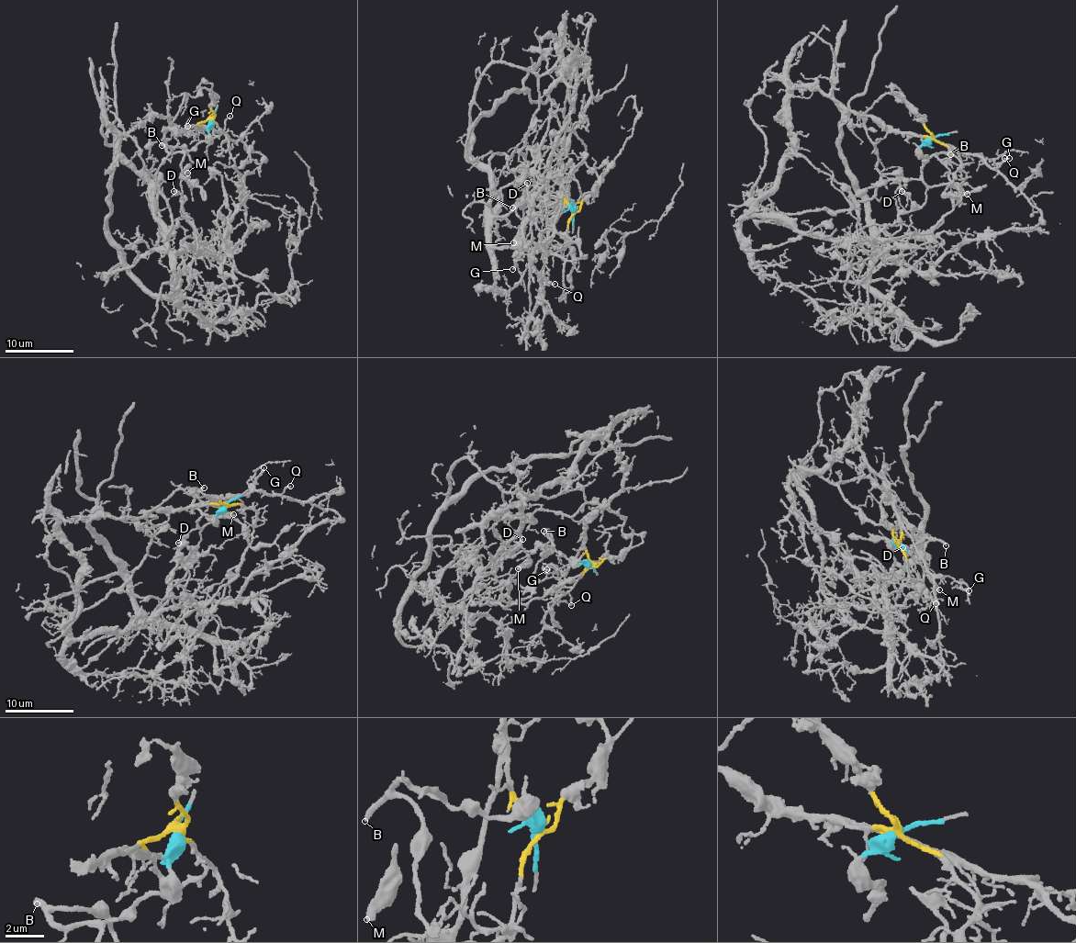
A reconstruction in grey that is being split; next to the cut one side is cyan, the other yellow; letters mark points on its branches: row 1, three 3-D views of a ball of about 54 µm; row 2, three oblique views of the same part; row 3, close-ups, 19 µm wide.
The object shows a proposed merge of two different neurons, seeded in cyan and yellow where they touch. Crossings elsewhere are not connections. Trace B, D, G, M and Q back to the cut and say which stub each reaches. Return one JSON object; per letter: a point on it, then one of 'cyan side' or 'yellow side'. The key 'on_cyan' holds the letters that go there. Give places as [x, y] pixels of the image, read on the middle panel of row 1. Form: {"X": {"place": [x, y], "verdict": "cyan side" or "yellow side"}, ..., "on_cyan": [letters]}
{"B": {"place": [512, 207], "verdict": "cyan side"}, "D": {"place": [527, 183], "verdict": "cyan side"}, "G": {"place": [512, 269], "verdict": "yellow side"}, "M": {"place": [513, 242], "verdict": "cyan side"}, "Q": {"place": [554, 284], "verdict": "yellow side"}, "on_cyan": ["B", "D", "M"]}

